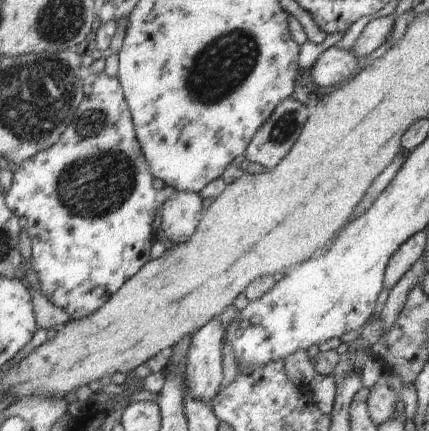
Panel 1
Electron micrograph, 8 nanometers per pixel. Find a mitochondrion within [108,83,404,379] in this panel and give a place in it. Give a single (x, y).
(286, 127)

